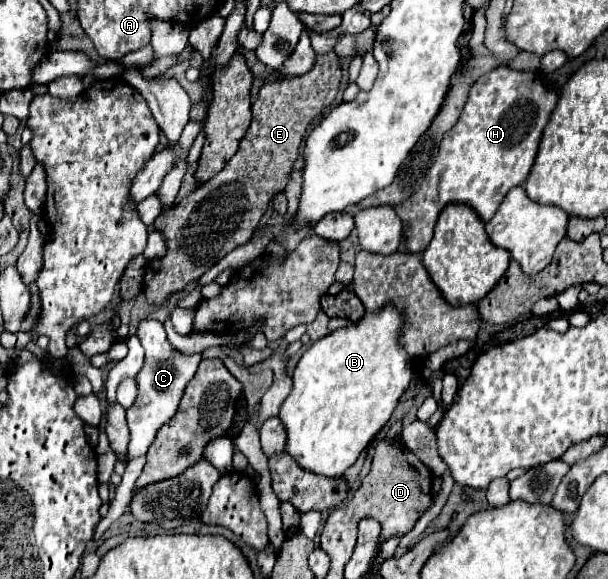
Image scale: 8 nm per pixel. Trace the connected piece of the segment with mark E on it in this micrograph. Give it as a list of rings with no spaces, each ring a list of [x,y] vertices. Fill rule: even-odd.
[[[332,51],[318,55],[308,73],[264,85],[260,89],[258,99],[252,103],[250,129],[240,141],[236,155],[218,175],[196,187],[166,213],[164,235],[170,251],[164,259],[160,259],[160,267],[146,267],[144,295],[148,303],[164,303],[174,291],[184,289],[190,281],[198,281],[198,277],[202,277],[212,263],[222,259],[234,247],[252,239],[252,233],[258,227],[268,203],[286,187],[288,173],[298,157],[304,133],[308,131],[310,123],[322,115],[322,109],[334,101],[340,79],[340,57]]]

